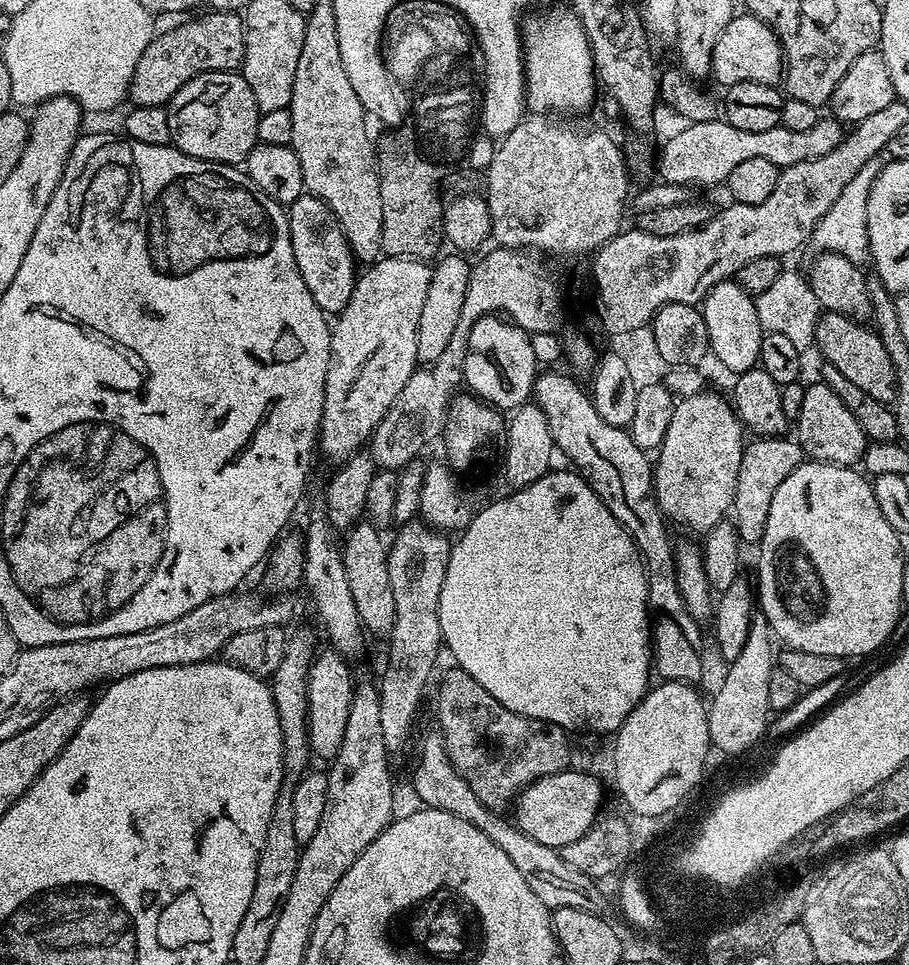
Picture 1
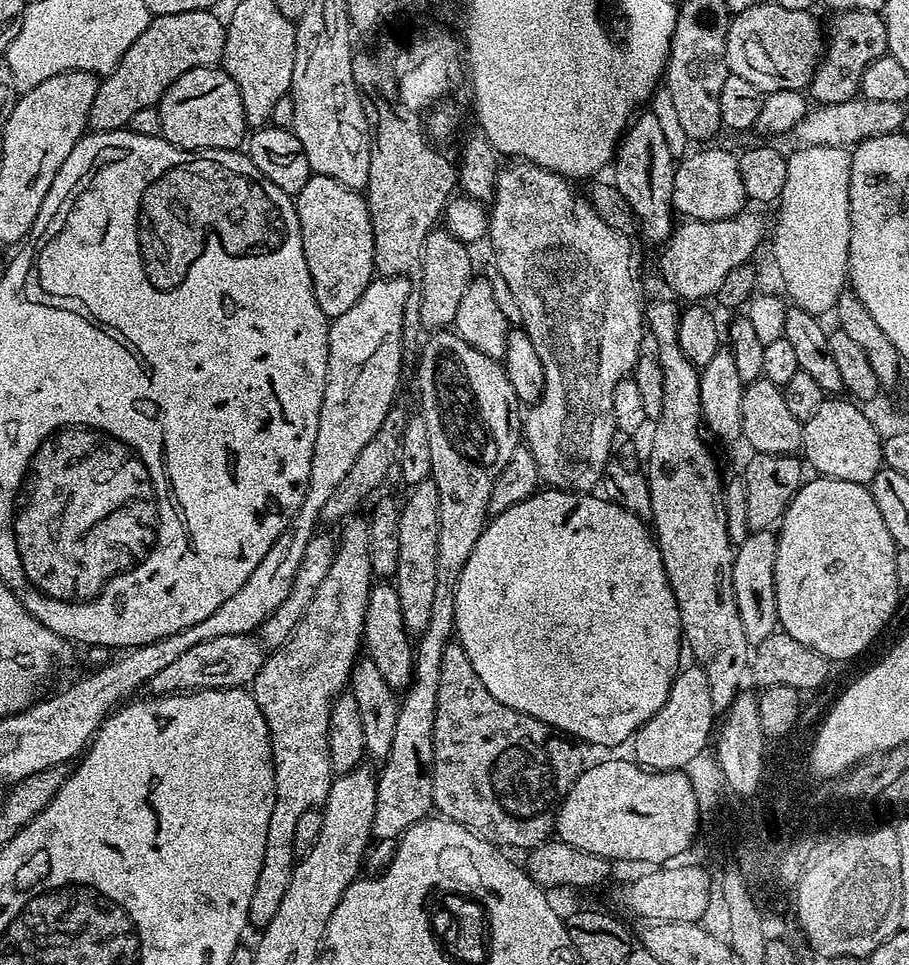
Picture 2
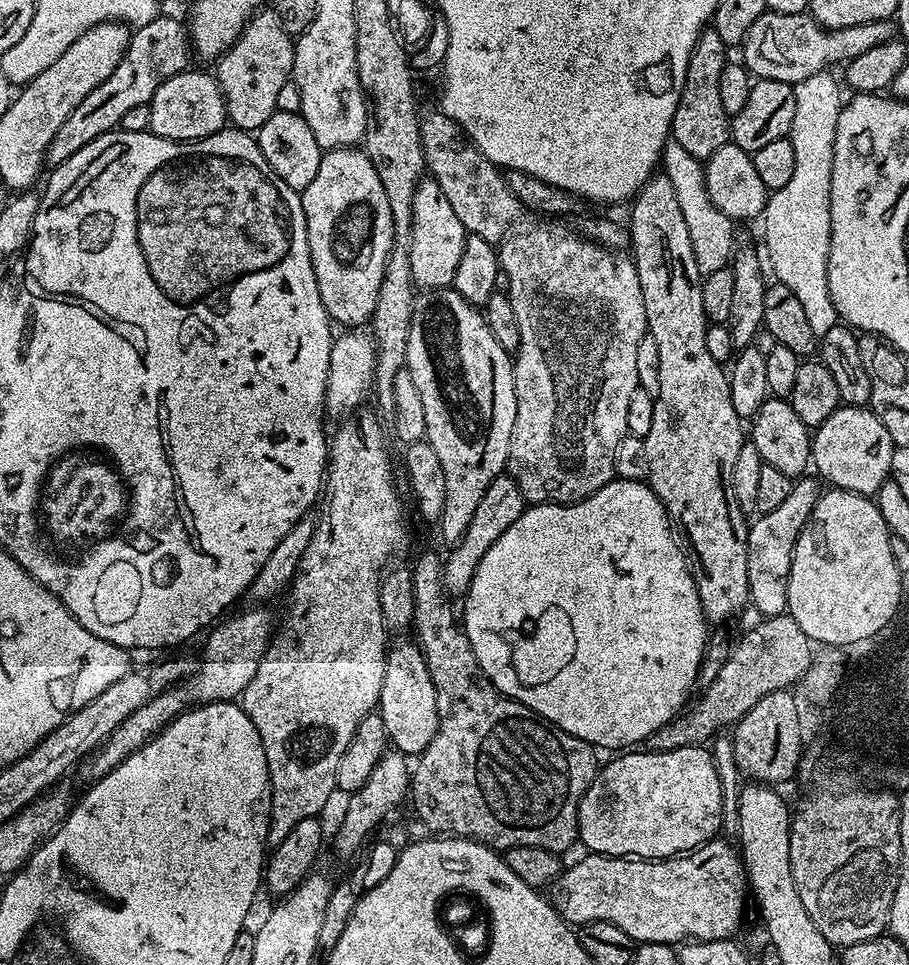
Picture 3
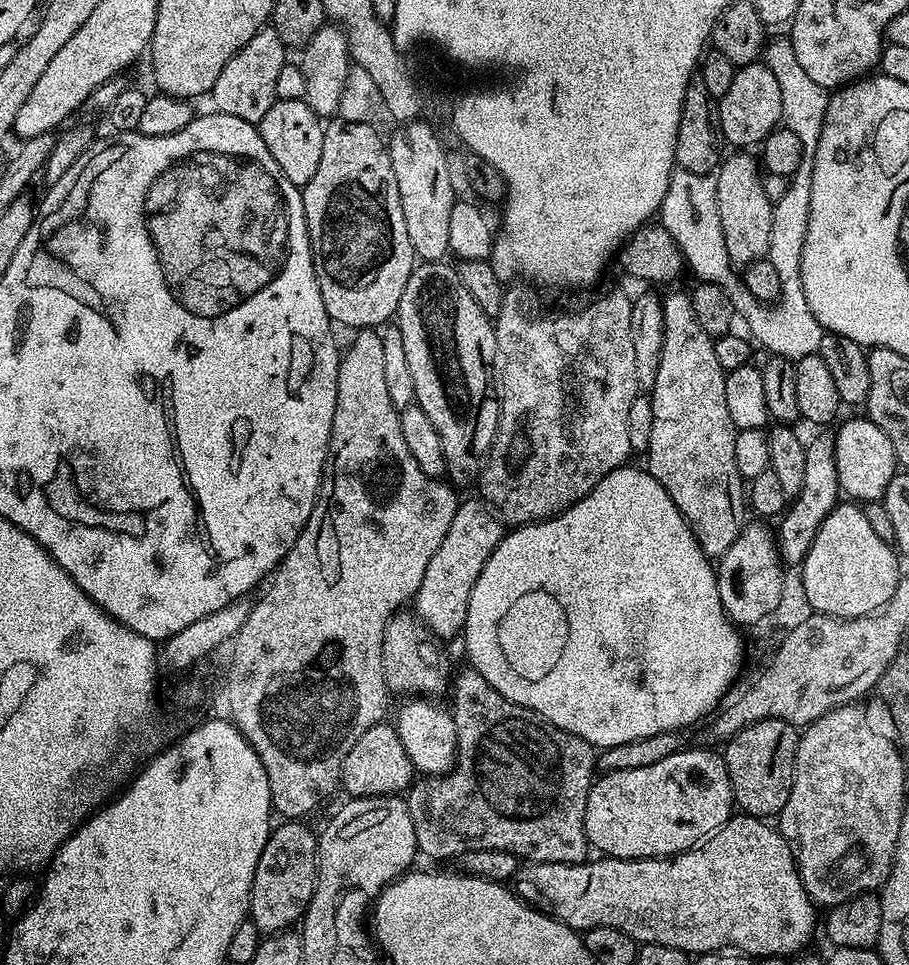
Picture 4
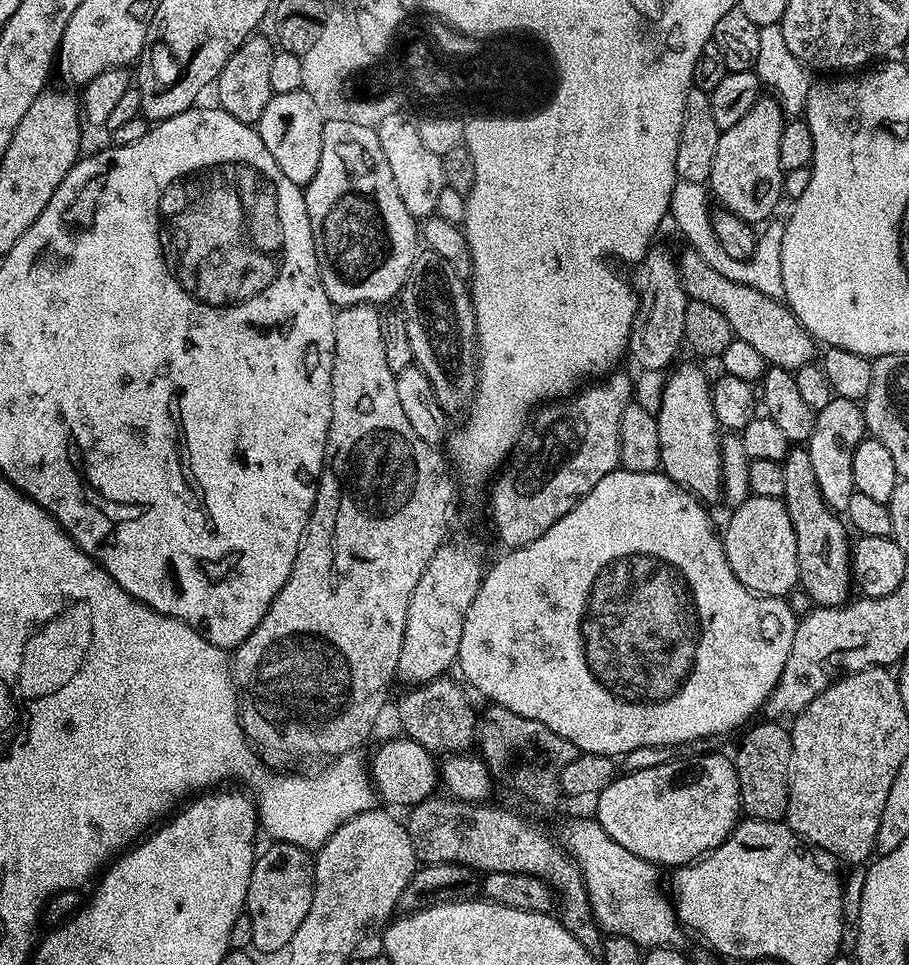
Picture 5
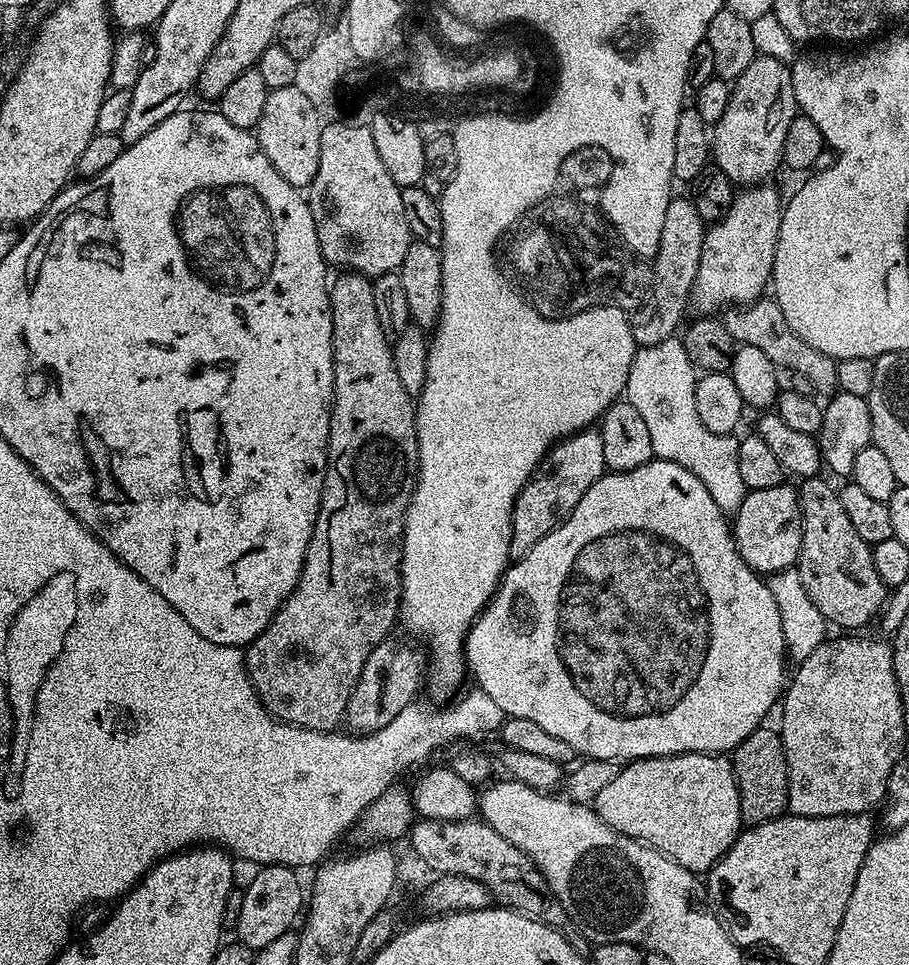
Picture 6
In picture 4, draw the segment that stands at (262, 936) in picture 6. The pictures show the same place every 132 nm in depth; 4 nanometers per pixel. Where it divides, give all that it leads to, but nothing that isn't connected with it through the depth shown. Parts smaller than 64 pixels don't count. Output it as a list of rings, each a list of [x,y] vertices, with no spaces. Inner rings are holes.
[[[296,818],[278,824],[269,831],[252,883],[250,919],[262,934],[275,934],[291,929],[303,917],[316,889],[317,833],[311,832],[304,822]]]

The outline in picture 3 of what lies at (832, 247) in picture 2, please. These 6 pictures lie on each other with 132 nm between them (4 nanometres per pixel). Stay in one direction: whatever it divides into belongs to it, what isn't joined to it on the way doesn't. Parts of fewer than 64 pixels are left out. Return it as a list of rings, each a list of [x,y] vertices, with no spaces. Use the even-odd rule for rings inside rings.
[[[825,70],[818,74],[810,74],[810,78],[794,86],[794,122],[787,134],[787,139],[791,140],[794,146],[794,175],[790,177],[790,182],[786,182],[786,186],[769,195],[762,215],[764,240],[775,274],[773,277],[787,286],[794,294],[794,298],[798,298],[798,302],[802,302],[802,310],[806,310],[810,330],[817,338],[824,336],[826,330],[830,330],[838,323],[836,307],[828,289],[828,255],[830,254],[830,174],[834,158],[834,134],[838,126],[842,99],[840,100],[841,85],[838,80],[836,85],[836,80],[830,73],[831,71]]]

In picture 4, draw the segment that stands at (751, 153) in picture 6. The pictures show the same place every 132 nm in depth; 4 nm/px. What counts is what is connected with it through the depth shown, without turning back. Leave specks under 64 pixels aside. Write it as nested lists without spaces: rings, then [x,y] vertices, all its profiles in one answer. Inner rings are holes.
[[[740,150],[721,163],[715,173],[716,197],[718,198],[718,218],[722,218],[722,234],[726,238],[726,254],[730,258],[733,269],[744,270],[756,260],[765,259],[771,246],[771,220],[774,204],[768,200],[761,169],[756,160],[747,151]]]

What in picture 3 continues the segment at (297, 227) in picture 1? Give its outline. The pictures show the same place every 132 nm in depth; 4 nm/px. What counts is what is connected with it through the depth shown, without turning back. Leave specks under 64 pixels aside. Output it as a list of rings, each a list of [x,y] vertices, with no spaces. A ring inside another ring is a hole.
[[[356,146],[325,151],[320,157],[318,174],[314,174],[314,182],[304,188],[300,201],[304,207],[306,234],[310,242],[310,258],[318,282],[318,294],[322,298],[322,306],[326,306],[329,320],[337,325],[348,324],[344,326],[367,325],[376,309],[382,274],[386,270],[396,233],[390,202],[386,199],[386,190],[382,190],[378,170],[374,170],[374,162],[370,162],[367,152]]]

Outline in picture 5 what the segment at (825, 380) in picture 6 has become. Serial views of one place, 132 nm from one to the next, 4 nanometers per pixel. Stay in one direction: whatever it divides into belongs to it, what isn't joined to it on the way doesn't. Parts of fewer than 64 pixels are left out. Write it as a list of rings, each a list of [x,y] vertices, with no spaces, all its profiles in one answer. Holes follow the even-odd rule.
[[[685,247],[683,251],[684,253],[678,256],[678,267],[680,281],[689,300],[706,302],[714,306],[714,310],[722,310],[726,322],[730,322],[733,337],[754,346],[754,350],[762,354],[765,365],[795,370],[817,359],[817,341],[800,325],[800,319],[792,313],[787,303],[781,302],[775,296],[762,294],[745,284],[730,282],[730,278],[722,278],[722,274],[712,269],[706,258],[698,254],[698,250]]]

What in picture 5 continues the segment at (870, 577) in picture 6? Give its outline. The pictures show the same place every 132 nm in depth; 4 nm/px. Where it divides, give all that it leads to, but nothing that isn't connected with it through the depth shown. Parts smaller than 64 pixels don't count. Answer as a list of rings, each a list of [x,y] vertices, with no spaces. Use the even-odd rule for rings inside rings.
[[[789,447],[786,458],[782,462],[782,479],[786,485],[782,499],[790,514],[794,534],[797,536],[799,587],[810,597],[813,605],[822,608],[839,608],[841,604],[849,603],[850,595],[848,596],[848,591],[853,591],[854,588],[854,581],[850,575],[852,570],[852,544],[850,539],[848,540],[848,536],[850,537],[849,529],[846,527],[845,521],[833,512],[822,498],[822,494],[818,490],[818,478],[814,478],[814,465],[810,463],[807,447]]]

